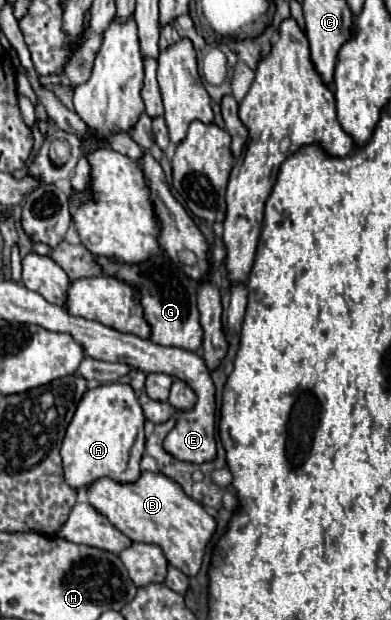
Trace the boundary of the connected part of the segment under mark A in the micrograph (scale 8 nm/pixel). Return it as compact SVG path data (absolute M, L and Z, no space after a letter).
M109 383L89 389L67 427L61 459L65 483L71 489L87 489L93 481L109 477L117 483L135 483L141 477L141 457L145 447L145 415L131 385Z

